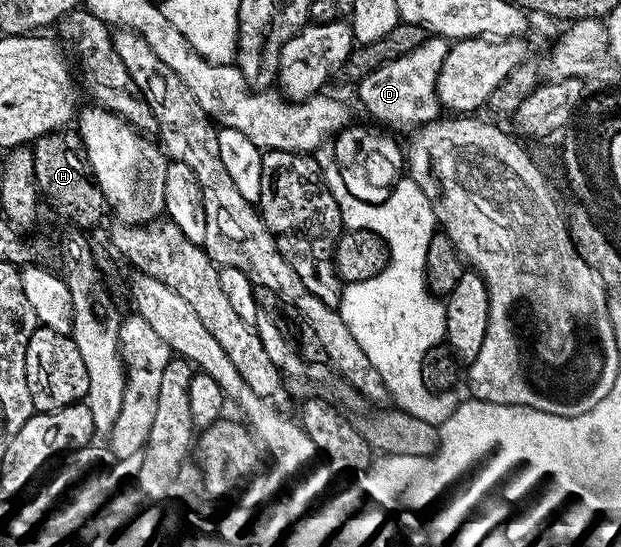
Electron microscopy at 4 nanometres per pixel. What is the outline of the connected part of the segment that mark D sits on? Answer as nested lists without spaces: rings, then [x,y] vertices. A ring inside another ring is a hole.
[[[438,36],[424,37],[423,43],[413,48],[413,52],[369,72],[369,76],[357,83],[360,104],[373,117],[381,122],[388,122],[391,126],[418,128],[427,122],[436,121],[441,114],[437,76],[441,72],[441,64],[445,64],[448,49],[448,39]]]

